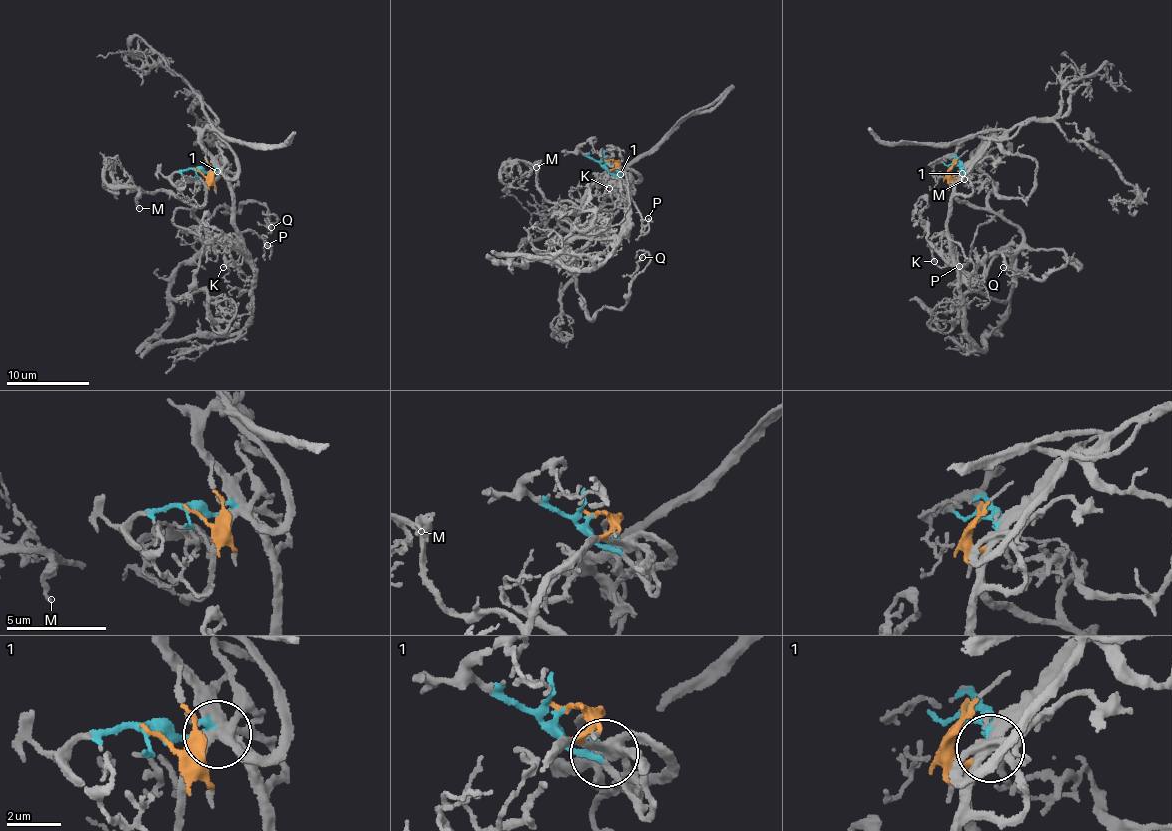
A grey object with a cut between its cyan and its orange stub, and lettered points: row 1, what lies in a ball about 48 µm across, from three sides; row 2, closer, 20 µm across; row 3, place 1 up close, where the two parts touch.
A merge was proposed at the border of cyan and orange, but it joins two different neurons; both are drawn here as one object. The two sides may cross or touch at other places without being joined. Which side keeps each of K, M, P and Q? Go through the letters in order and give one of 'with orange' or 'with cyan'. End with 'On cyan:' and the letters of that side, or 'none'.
K: with cyan
M: with orange
P: with cyan
Q: with orange
On cyan: K, P

